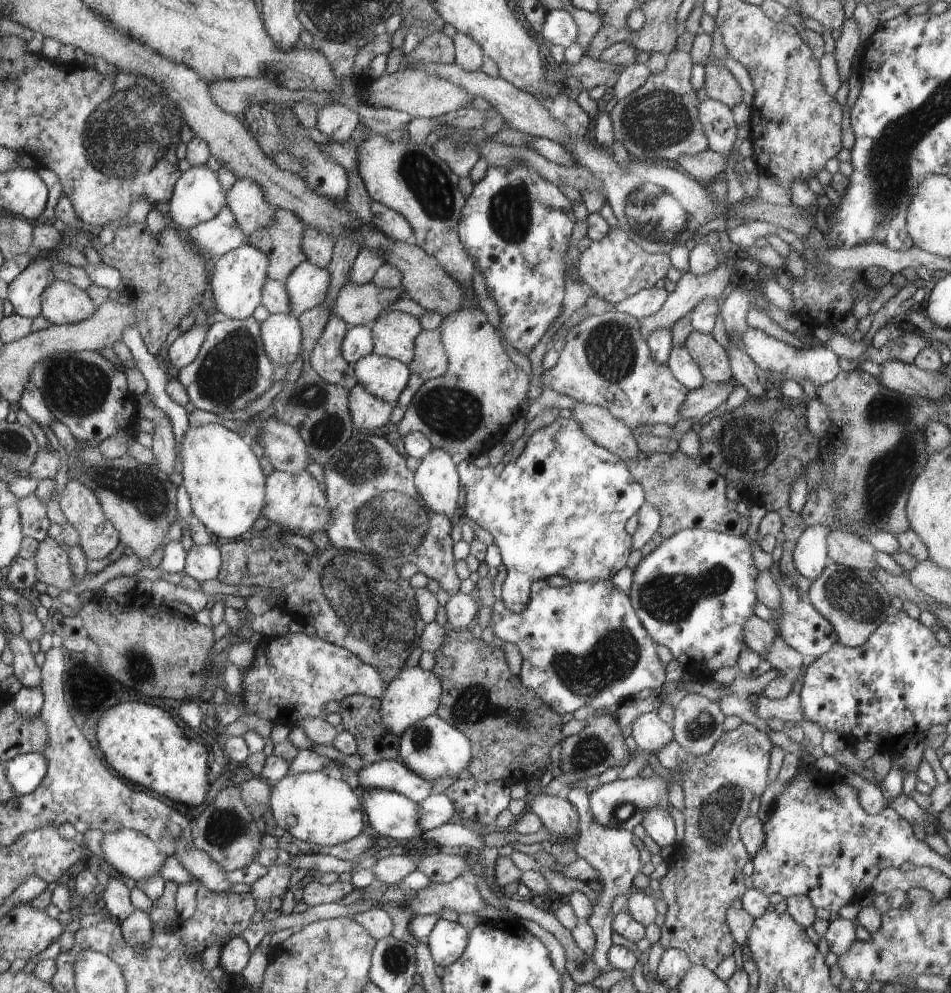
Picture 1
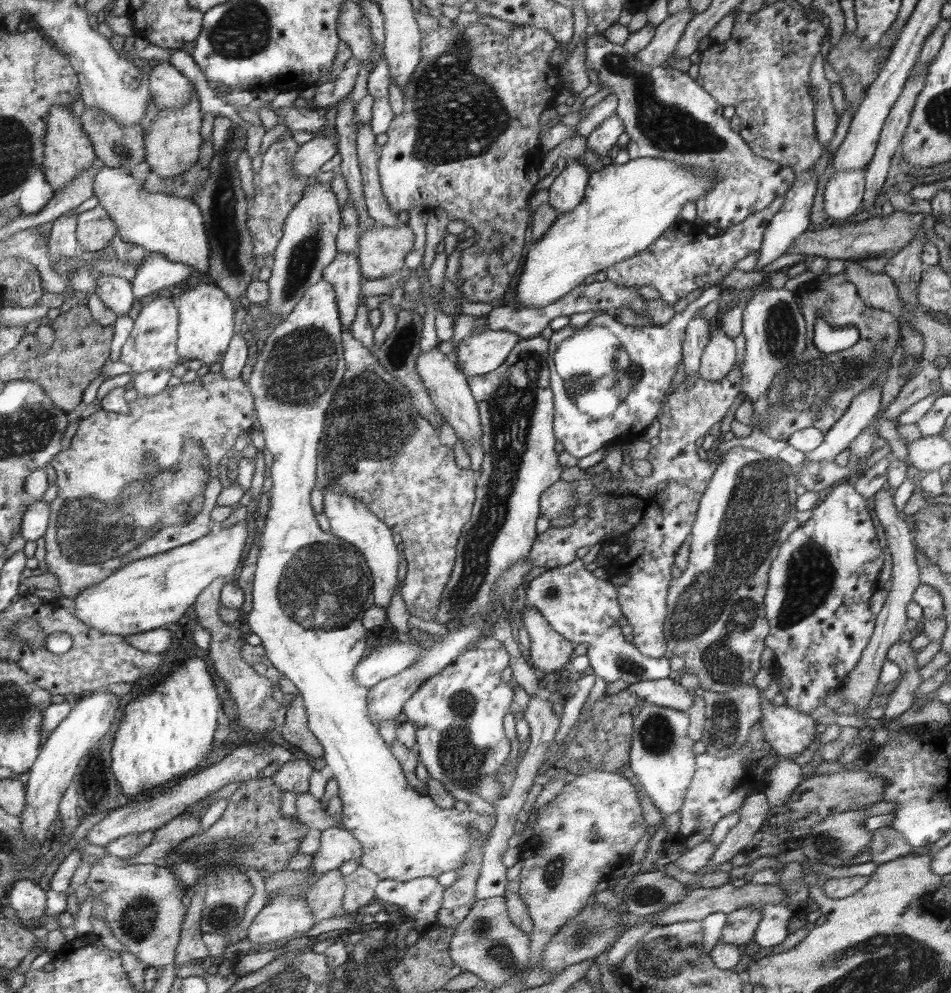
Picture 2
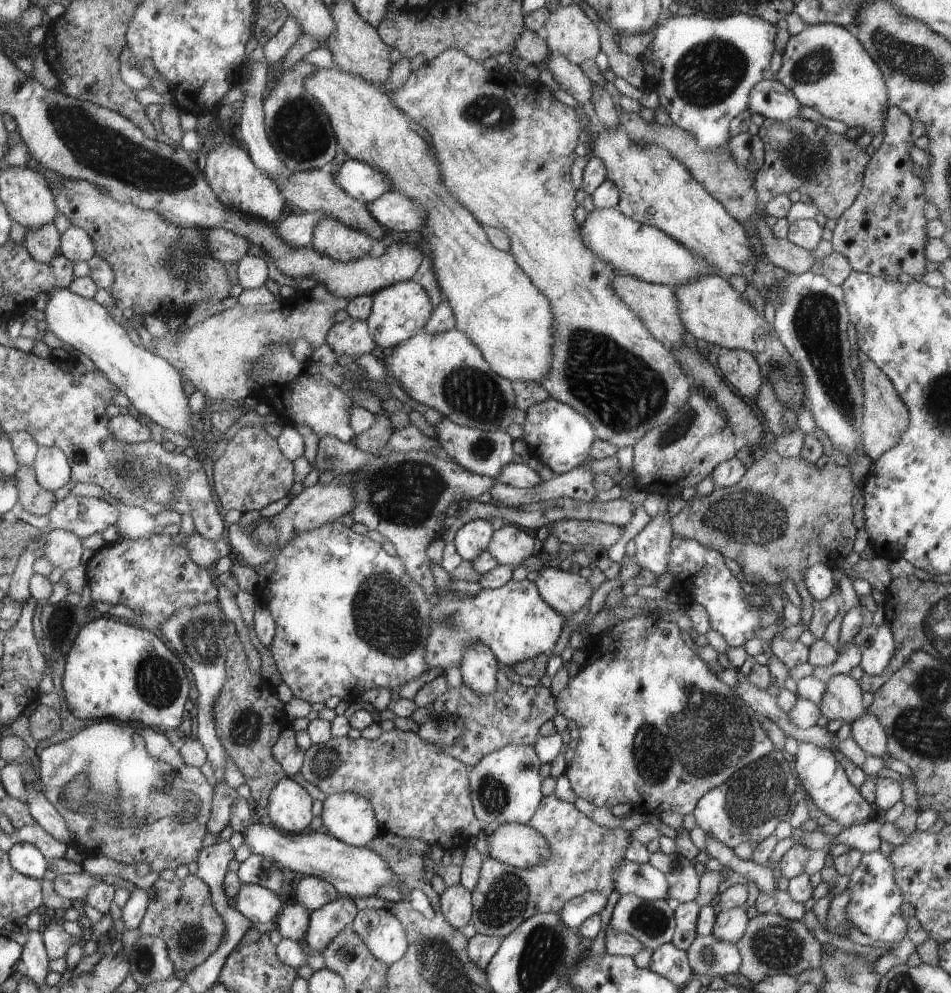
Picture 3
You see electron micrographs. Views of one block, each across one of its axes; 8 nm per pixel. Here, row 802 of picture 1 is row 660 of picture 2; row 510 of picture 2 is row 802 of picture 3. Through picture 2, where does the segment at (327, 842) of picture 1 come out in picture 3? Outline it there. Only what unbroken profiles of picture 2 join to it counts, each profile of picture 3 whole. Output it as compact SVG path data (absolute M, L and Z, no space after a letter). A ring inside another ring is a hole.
M292 777L277 782L266 807L272 824L284 832L304 832L312 822L312 798Z

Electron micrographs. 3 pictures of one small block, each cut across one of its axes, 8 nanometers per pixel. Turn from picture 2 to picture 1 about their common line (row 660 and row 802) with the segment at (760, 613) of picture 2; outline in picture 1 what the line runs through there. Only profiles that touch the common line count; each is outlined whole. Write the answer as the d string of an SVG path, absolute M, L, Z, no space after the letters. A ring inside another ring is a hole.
M744 722L736 730L725 732L710 752L700 756L682 753L676 760L678 765L685 766L685 779L680 784L685 798L682 811L685 834L682 843L675 846L670 860L666 861L667 874L659 880L662 899L667 906L659 942L665 950L684 951L694 965L708 967L711 971L725 956L733 954L736 946L727 914L729 906L747 891L742 868L752 858L740 838L740 826L746 817L756 814L760 808L760 796L768 786L770 754L772 742L769 734Z

